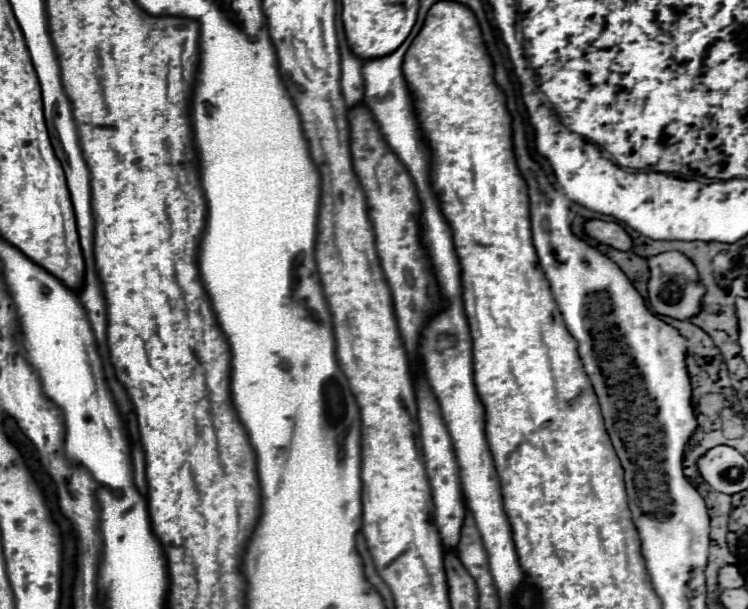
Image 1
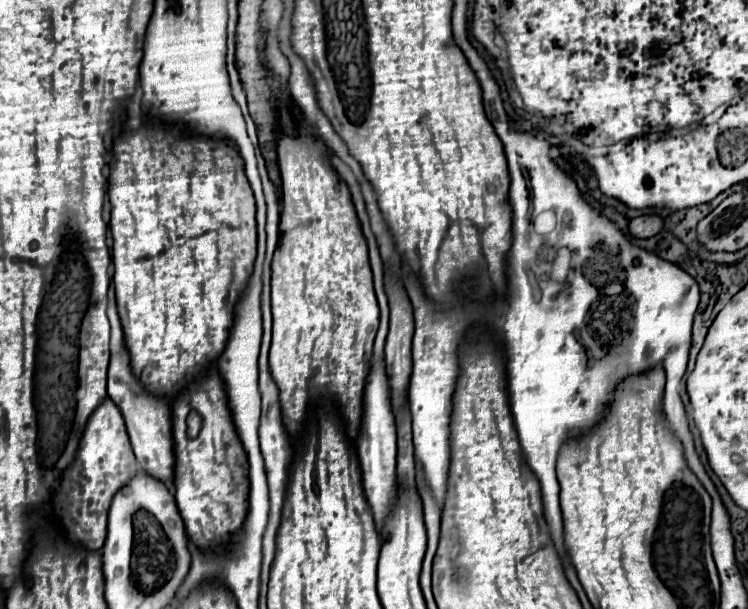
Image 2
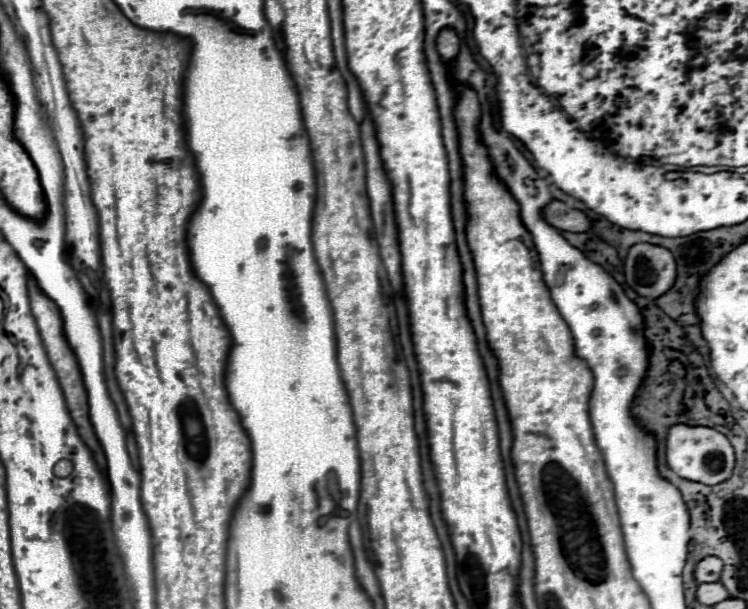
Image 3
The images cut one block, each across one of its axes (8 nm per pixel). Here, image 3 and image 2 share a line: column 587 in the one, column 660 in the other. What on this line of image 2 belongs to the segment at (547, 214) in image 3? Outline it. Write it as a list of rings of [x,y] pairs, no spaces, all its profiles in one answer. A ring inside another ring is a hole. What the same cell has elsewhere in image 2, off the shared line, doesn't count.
[[[640,216],[630,222],[630,232],[636,238],[652,238],[658,234],[664,226],[664,220],[660,216]]]

